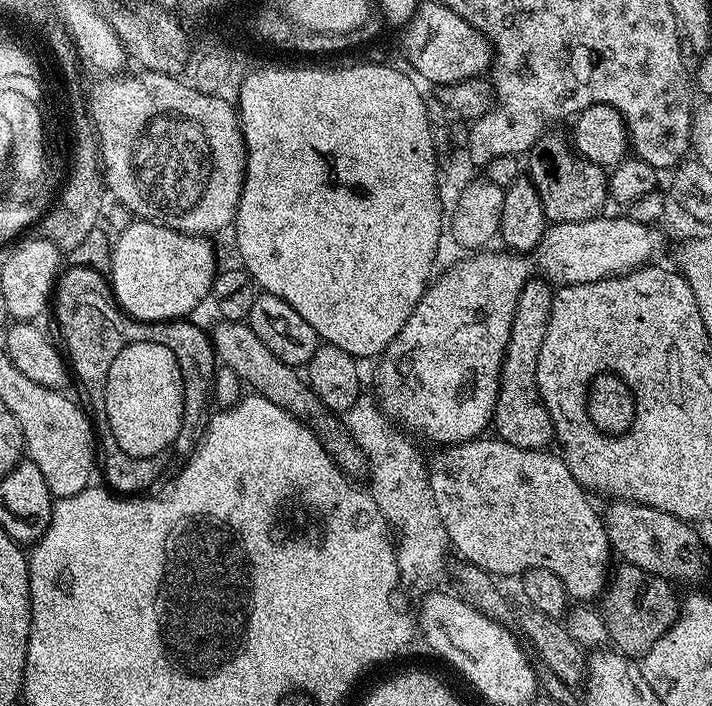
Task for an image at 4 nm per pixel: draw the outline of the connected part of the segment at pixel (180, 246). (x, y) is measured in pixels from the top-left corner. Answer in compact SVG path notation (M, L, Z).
M141 222L132 229L119 230L111 245L110 283L112 293L116 296L116 301L120 303L121 308L133 320L178 320L191 317L193 315L191 312L203 300L209 299L212 279L216 277L218 271L216 257L218 257L218 252L209 248L204 241L172 235L172 232L164 231L148 222Z

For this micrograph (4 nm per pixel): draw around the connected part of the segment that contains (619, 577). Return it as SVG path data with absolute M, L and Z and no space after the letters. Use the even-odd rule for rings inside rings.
M621 563L620 569L611 573L602 593L604 608L602 615L606 622L608 639L615 651L629 658L643 658L645 654L674 626L680 616L681 601L669 581L650 574L633 564Z

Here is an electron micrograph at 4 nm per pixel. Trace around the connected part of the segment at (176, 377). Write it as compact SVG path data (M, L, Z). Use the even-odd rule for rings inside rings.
M135 342L114 358L106 374L104 387L106 418L114 430L114 442L134 458L150 460L175 445L182 435L182 370L173 351L158 342Z

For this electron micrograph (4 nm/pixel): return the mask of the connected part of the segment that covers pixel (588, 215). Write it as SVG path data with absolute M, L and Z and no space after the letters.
M545 134L526 156L526 172L542 198L545 221L552 224L586 222L605 211L609 173L580 155L567 139Z

